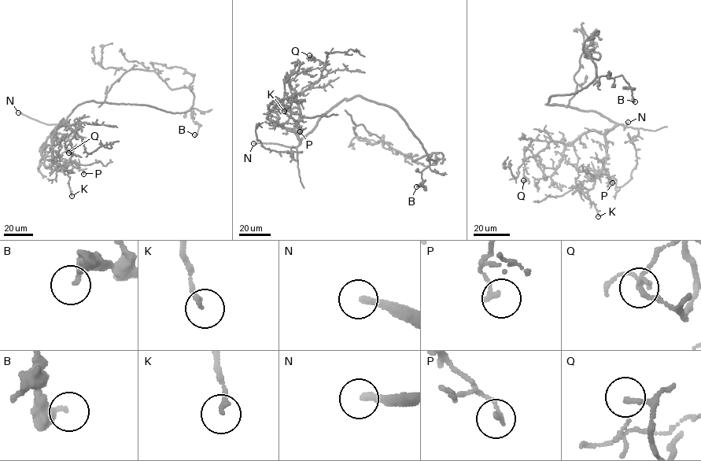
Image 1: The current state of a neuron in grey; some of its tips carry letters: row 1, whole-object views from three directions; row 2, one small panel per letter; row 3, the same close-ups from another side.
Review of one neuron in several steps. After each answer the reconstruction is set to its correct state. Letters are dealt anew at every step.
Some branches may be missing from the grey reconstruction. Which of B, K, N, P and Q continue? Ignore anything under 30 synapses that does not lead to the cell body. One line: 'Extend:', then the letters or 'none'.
Extend: none

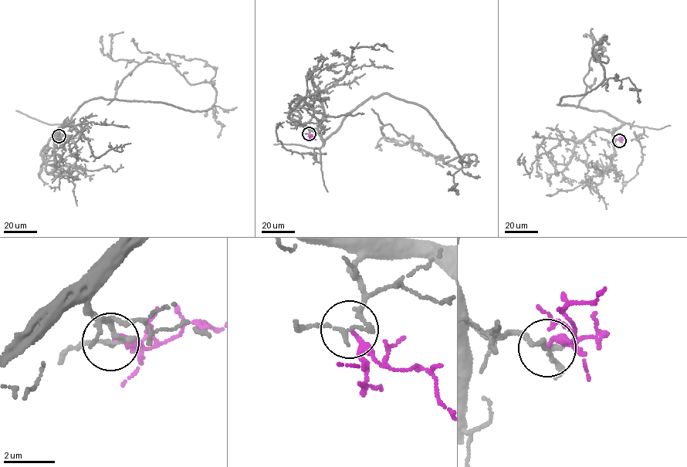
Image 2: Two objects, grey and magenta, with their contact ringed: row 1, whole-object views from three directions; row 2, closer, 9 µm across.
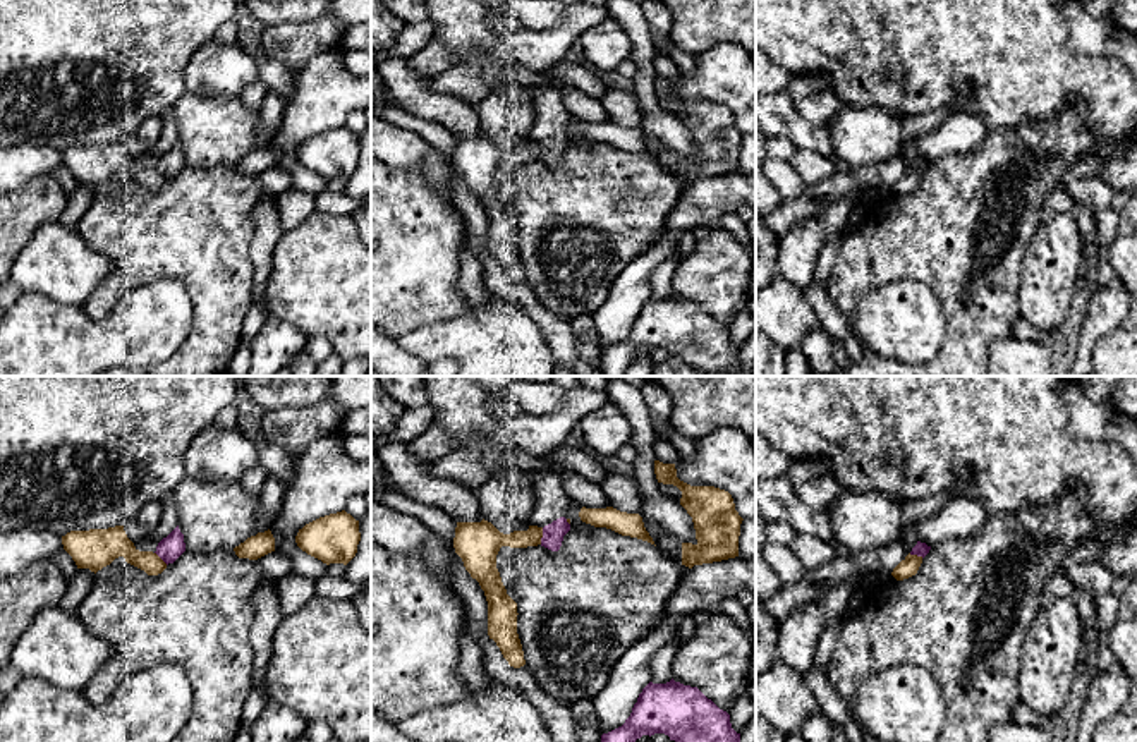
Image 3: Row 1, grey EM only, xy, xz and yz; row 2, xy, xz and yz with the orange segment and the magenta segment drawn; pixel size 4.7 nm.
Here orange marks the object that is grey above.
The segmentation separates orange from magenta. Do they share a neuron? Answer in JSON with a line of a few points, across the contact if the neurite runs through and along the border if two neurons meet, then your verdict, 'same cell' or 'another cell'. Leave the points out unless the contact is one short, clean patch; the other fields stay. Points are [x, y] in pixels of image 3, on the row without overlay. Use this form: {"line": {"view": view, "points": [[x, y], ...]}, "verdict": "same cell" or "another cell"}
{"verdict": "another cell"}

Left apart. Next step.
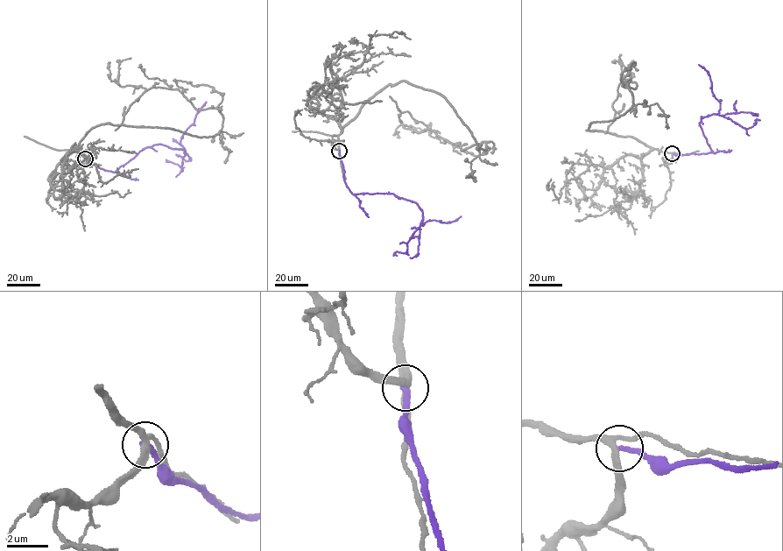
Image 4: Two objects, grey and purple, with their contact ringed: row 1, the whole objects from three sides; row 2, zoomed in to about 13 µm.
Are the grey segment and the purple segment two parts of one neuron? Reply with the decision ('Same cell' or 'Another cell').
Another cell

